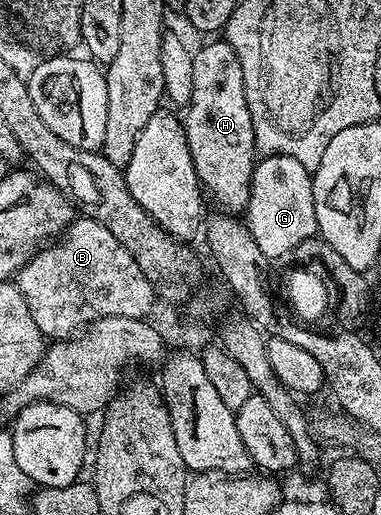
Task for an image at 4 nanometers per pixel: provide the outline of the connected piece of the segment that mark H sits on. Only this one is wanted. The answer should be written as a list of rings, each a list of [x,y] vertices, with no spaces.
[[[223,39],[212,41],[209,45],[204,45],[199,50],[198,48],[193,52],[192,62],[194,63],[194,91],[190,103],[186,107],[188,114],[183,114],[182,120],[184,122],[184,134],[188,140],[190,147],[190,159],[194,159],[194,171],[196,177],[200,181],[201,186],[206,190],[207,196],[217,201],[219,208],[223,212],[233,215],[240,215],[248,208],[248,200],[250,199],[250,183],[252,182],[252,173],[256,170],[256,163],[258,154],[256,151],[256,140],[254,139],[254,123],[250,119],[250,107],[246,107],[246,83],[242,83],[242,63],[238,63],[238,55],[234,51],[234,47],[230,47],[230,43]]]

